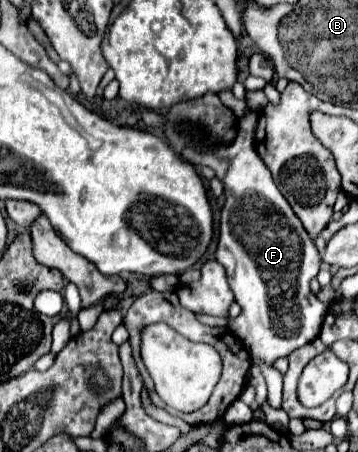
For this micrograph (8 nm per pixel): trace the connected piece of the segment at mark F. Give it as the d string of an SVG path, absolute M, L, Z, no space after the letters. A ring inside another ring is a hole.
M238 130L230 146L204 150L202 146L188 146L182 156L196 168L214 168L224 182L226 204L222 208L216 260L226 268L228 284L242 308L240 316L230 318L226 328L250 350L252 358L272 366L278 358L290 356L290 352L320 334L328 306L310 292L310 280L316 278L322 264L316 244L276 188L270 170L256 152L254 140L246 132Z

